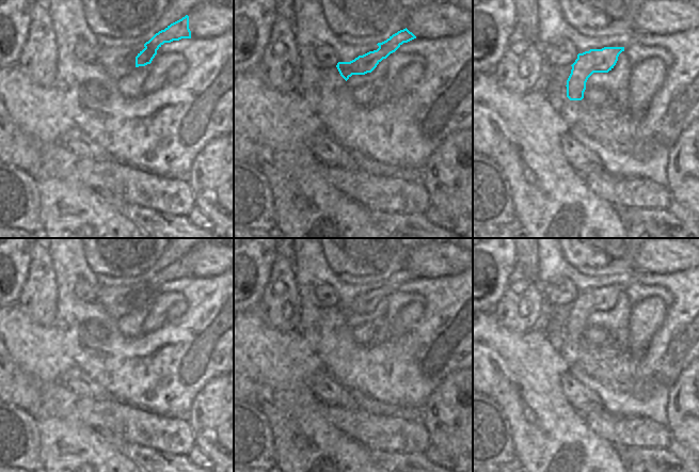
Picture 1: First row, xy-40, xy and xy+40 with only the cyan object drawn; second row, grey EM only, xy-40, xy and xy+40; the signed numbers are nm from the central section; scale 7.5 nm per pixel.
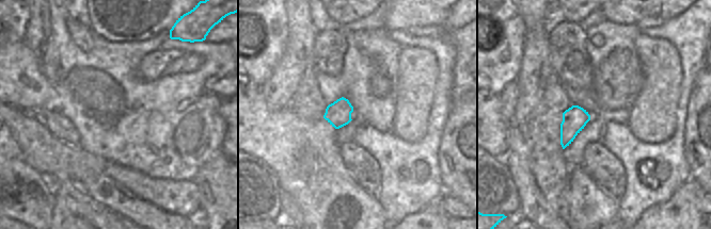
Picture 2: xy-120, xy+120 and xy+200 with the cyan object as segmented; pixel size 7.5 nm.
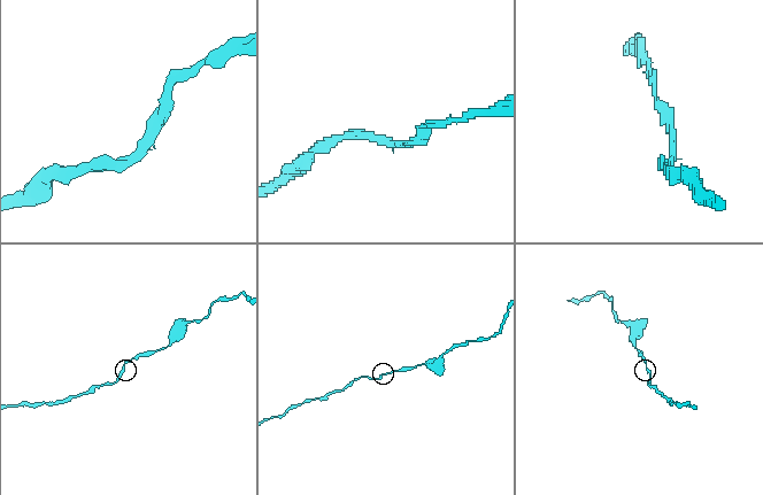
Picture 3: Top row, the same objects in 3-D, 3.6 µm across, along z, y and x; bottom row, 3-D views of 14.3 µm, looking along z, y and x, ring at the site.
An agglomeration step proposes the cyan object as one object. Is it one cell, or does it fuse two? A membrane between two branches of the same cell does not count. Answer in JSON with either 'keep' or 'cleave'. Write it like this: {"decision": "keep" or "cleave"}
{"decision": "keep"}

